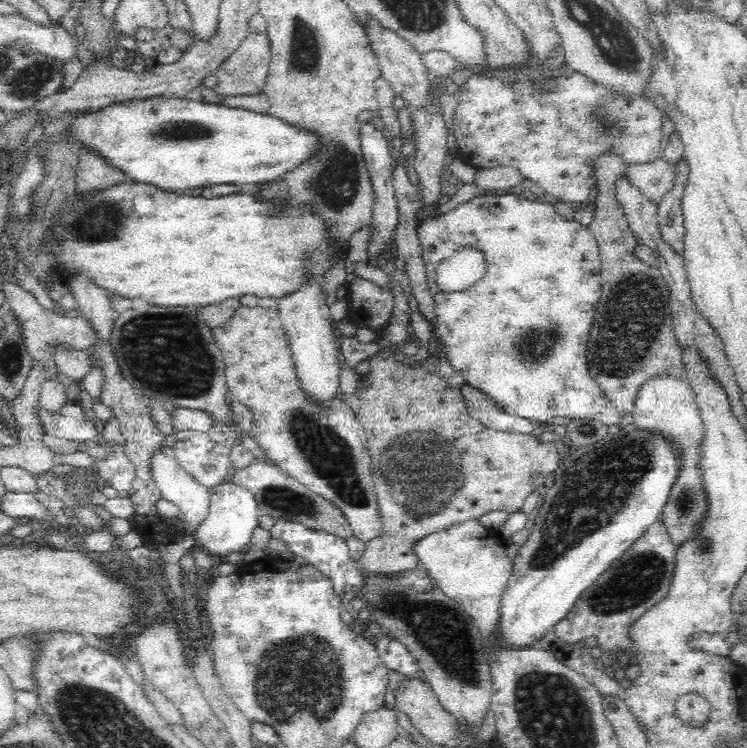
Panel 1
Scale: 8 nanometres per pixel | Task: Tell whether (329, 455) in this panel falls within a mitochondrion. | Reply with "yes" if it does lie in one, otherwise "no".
yes

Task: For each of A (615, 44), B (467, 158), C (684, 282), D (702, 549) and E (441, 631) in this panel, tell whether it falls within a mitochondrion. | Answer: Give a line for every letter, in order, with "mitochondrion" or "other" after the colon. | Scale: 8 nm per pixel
A: mitochondrion
B: other
C: other
D: mitochondrion
E: mitochondrion

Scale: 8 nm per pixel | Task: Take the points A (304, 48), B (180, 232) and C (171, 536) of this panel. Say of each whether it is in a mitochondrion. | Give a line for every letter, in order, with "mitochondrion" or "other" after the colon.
A: mitochondrion
B: other
C: other

